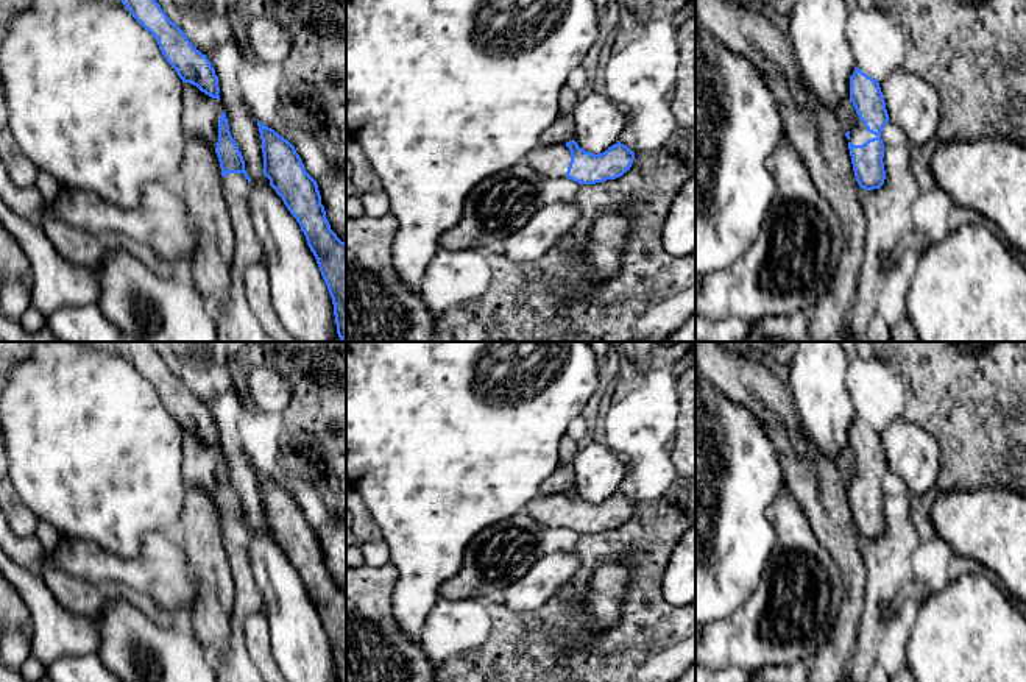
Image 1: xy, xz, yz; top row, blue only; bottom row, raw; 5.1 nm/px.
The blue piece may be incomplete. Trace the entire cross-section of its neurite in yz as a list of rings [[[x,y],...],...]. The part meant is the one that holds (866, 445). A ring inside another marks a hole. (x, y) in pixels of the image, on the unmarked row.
[[[695,342],[695,364],[700,376],[714,384],[725,396],[745,407],[770,435],[786,474],[786,481],[808,517],[817,538],[834,557],[842,577],[842,604],[830,637],[815,654],[809,682],[840,682],[850,665],[864,612],[867,570],[858,540],[879,538],[886,529],[884,493],[881,481],[889,471],[879,432],[854,418],[850,426],[850,446],[836,462],[823,457],[800,432],[797,410],[787,384],[781,382],[758,357],[730,351],[722,342]]]

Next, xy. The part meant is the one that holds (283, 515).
[[[259,470],[257,476],[262,488],[264,524],[270,529],[270,535],[299,573],[332,648],[337,682],[346,682],[346,593],[331,579],[324,556],[321,554],[318,534],[306,521],[295,496]]]

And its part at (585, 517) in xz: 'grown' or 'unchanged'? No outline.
grown

